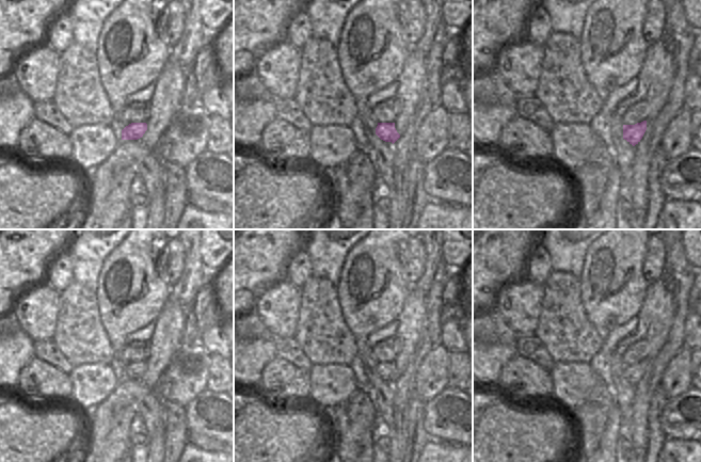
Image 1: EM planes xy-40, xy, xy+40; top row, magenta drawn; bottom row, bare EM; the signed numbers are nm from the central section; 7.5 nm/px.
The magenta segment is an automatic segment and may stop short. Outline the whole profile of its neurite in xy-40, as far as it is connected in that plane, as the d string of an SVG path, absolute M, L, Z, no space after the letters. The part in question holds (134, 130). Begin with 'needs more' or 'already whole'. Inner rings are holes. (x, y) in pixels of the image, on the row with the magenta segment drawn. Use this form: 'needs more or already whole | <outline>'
already whole | M131 123L122 130L122 140L138 140L146 130L146 123Z

